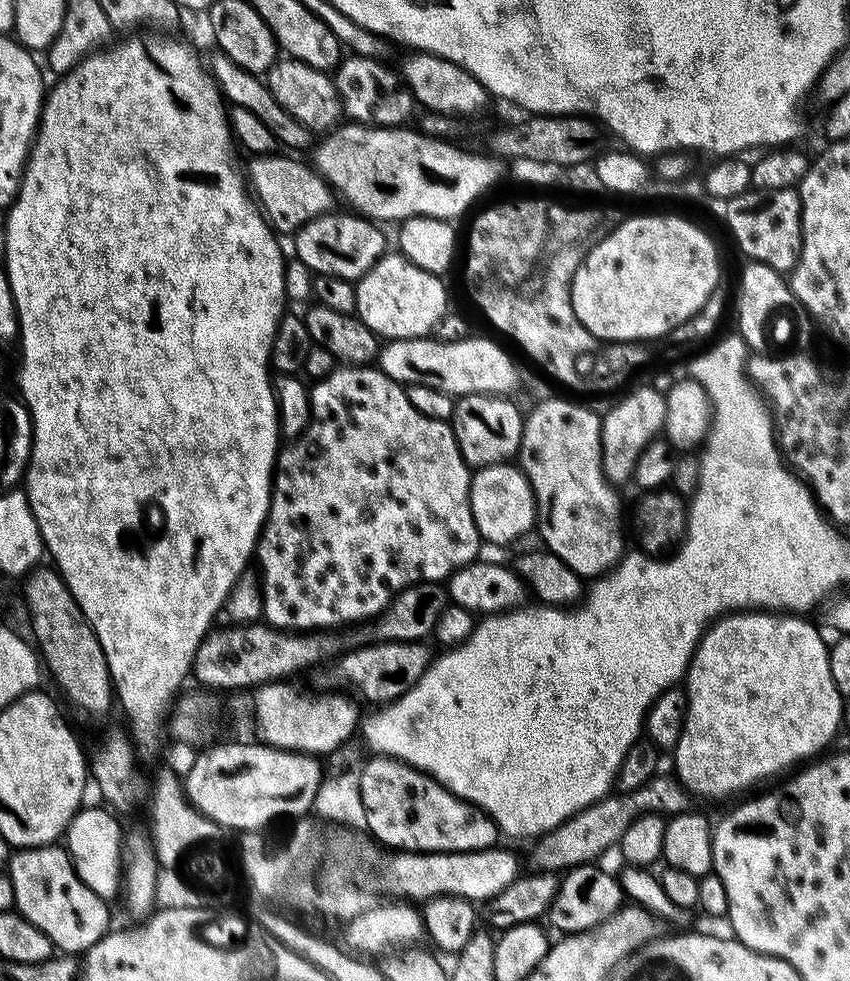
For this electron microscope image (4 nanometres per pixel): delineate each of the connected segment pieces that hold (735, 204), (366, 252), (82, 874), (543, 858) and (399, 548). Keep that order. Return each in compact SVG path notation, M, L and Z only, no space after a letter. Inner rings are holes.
M795 187L782 189L749 188L748 191L738 194L738 198L730 198L723 201L724 220L736 239L736 244L748 255L749 261L770 266L774 271L781 274L791 273L792 268L800 257L800 245L804 241L802 230L802 206L800 194Z
M333 210L303 224L294 233L294 256L306 262L306 266L316 276L337 276L355 282L361 280L389 251L388 240L379 223L348 210L343 211Z
M83 807L68 824L64 835L64 847L75 866L75 872L90 890L99 897L111 900L117 897L122 878L121 868L123 859L123 827L112 816L109 809Z
M658 774L646 786L638 786L638 790L630 790L623 794L609 794L586 806L580 812L564 820L558 827L545 832L535 841L528 860L537 873L560 874L570 868L578 868L582 864L599 861L603 852L608 852L619 845L622 834L639 816L663 814L671 818L689 811L693 807L694 797L675 775Z
M336 366L329 376L317 379L311 385L308 405L312 412L307 426L299 436L289 439L277 455L272 501L254 553L263 600L263 619L273 628L286 633L319 633L321 630L340 630L345 626L375 621L402 590L413 584L447 581L459 568L473 563L481 555L482 547L479 526L470 510L472 472L460 452L451 423L418 414L418 410L408 404L407 391L376 366Z

